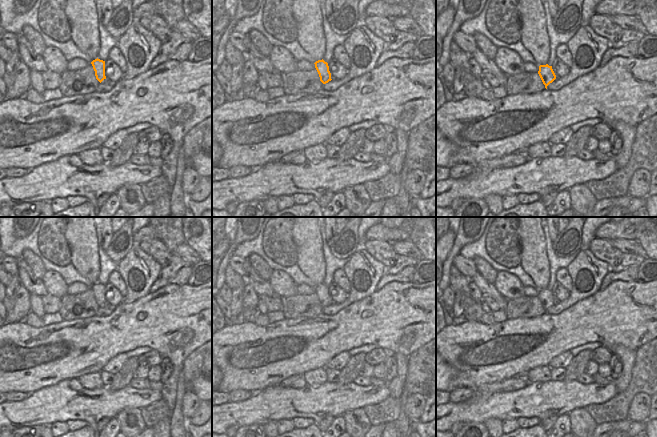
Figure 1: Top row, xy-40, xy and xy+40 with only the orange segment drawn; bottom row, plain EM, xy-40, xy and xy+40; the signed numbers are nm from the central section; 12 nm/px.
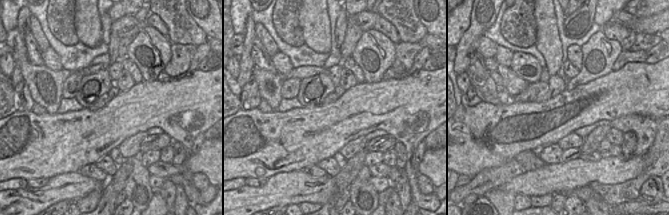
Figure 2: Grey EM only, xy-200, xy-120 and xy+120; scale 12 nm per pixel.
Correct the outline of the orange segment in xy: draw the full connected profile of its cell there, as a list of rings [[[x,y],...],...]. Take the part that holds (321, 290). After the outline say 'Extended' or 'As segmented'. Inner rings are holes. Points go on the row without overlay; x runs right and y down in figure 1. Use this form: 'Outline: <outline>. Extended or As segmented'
Outline: [[[323,283],[322,284],[318,284],[315,287],[315,292],[319,298],[320,301],[320,305],[323,308],[328,307],[329,305],[331,305],[331,297],[329,295],[329,290],[328,287],[325,286]]]. As segmented.

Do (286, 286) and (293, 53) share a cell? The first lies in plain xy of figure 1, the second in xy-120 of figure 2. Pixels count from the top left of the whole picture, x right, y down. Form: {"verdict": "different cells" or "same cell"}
{"verdict": "different cells"}

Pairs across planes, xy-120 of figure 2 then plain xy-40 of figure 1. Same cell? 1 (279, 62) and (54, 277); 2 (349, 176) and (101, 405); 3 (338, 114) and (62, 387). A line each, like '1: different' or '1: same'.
1: same
2: different
3: different

